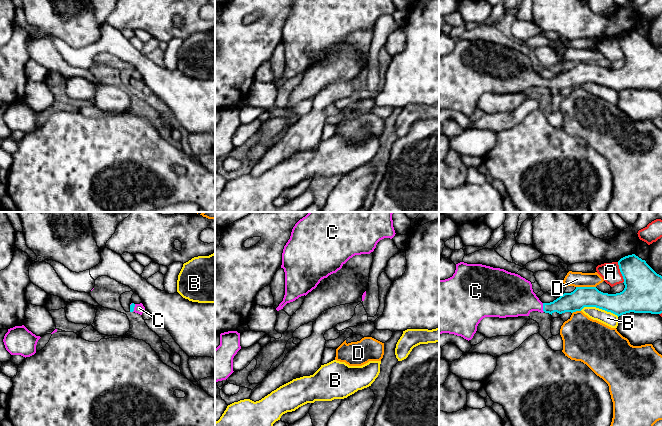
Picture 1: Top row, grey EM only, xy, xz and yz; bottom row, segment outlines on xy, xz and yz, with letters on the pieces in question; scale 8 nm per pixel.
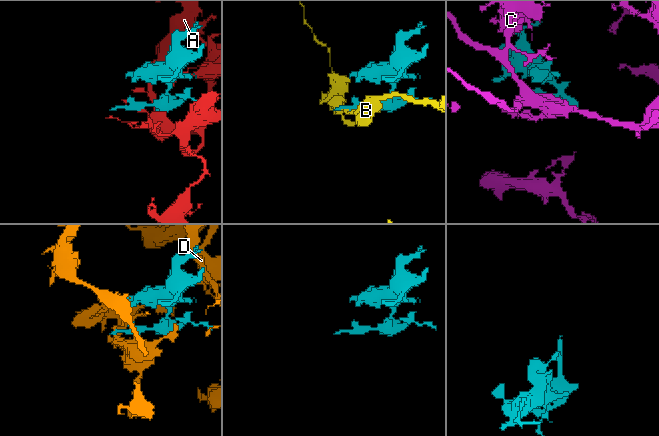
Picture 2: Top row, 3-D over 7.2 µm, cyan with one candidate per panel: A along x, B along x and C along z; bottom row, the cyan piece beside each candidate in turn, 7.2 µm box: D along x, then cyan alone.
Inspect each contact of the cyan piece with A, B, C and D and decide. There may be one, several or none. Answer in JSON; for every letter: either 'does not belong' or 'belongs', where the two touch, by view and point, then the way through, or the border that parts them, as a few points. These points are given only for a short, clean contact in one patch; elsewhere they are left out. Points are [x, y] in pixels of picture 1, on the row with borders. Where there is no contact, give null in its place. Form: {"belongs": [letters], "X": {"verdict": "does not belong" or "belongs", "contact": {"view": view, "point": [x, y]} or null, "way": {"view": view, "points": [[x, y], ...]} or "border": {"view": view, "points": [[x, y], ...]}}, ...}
{"belongs": ["C"], "A": {"verdict": "does not belong", "contact": {"view": "yz", "point": [620, 271]}}, "B": {"verdict": "does not belong", "contact": {"view": "yz", "point": [599, 308]}, "border": {"view": "yz", "points": [[580, 310], [584, 307], [598, 307], [618, 316]]}}, "C": {"verdict": "belongs", "contact": {"view": "yz", "point": [543, 307]}, "way": {"view": "yz", "points": [[571, 302], [552, 307], [543, 307], [520, 300], [514, 296]]}}, "D": {"verdict": "does not belong", "contact": {"view": "yz", "point": [586, 287]}}}

